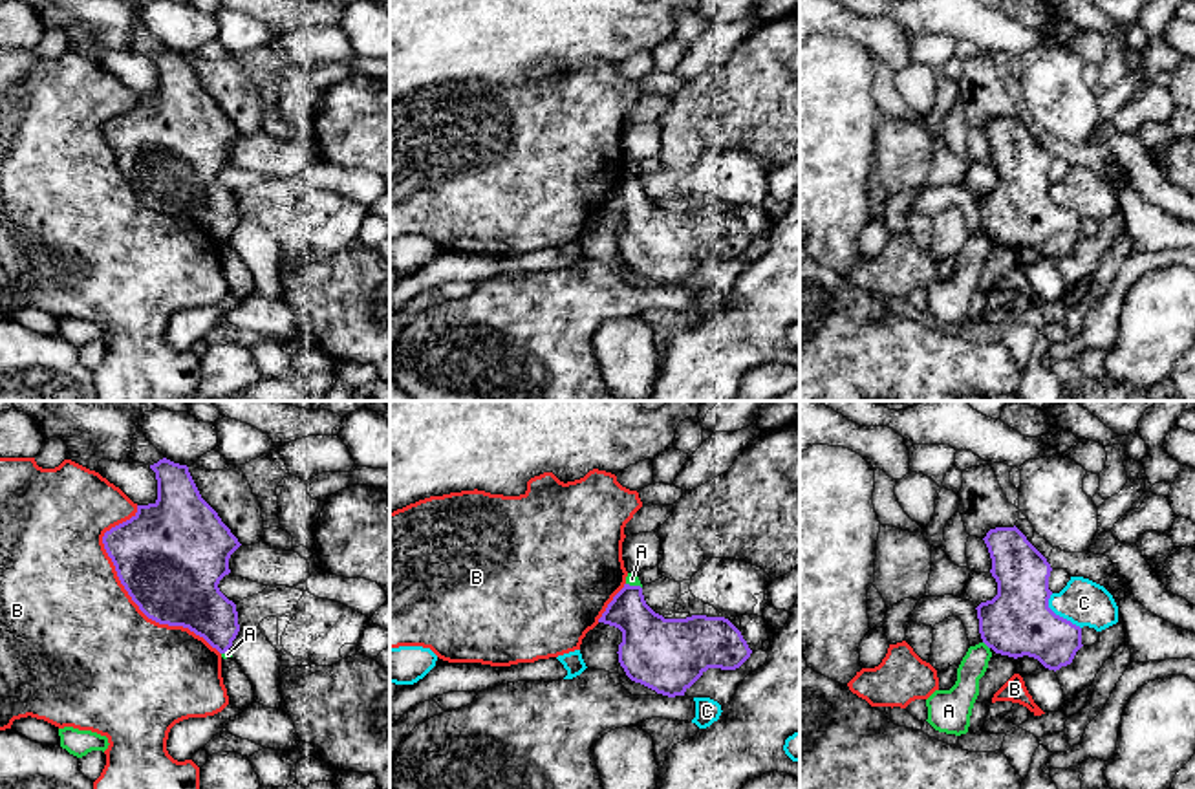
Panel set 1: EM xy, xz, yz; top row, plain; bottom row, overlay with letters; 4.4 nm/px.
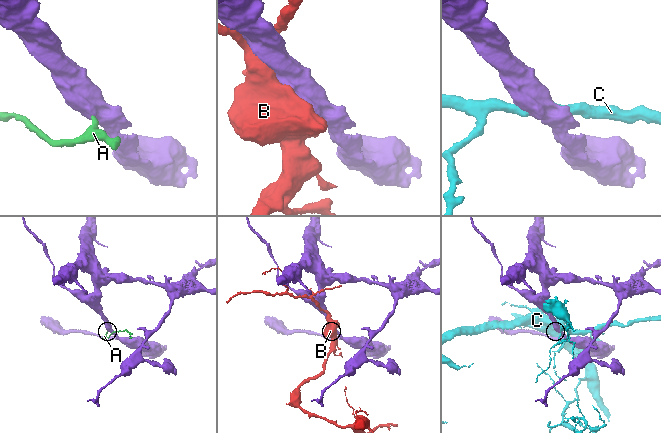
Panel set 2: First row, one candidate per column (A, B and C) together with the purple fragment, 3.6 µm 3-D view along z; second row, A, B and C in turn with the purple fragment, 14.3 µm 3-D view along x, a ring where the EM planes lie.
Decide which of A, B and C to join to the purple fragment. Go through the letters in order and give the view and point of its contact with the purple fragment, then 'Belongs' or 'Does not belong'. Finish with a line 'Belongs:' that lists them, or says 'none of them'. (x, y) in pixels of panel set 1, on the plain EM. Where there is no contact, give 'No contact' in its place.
A: Touches purple at yz (985, 233). Does not belong
B: Touches purple at xy (129, 183). Does not belong
C: Touches purple at yz (1058, 205). Does not belong
Belongs: none of them

